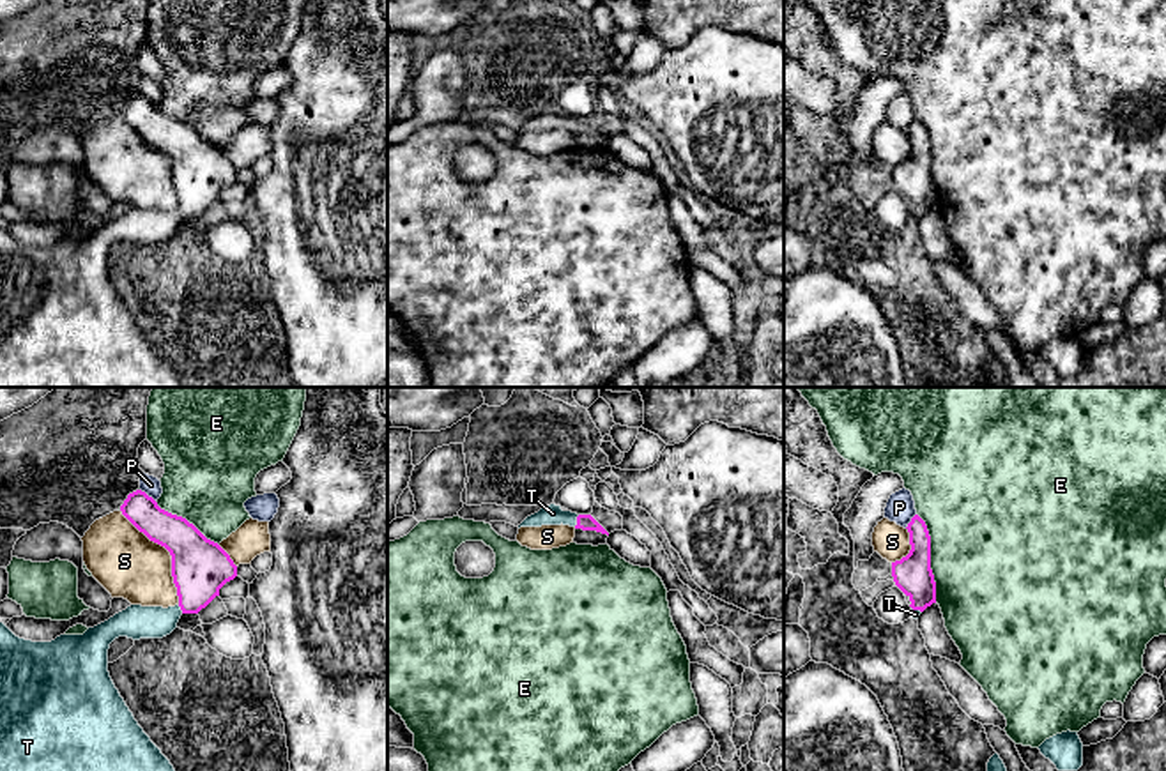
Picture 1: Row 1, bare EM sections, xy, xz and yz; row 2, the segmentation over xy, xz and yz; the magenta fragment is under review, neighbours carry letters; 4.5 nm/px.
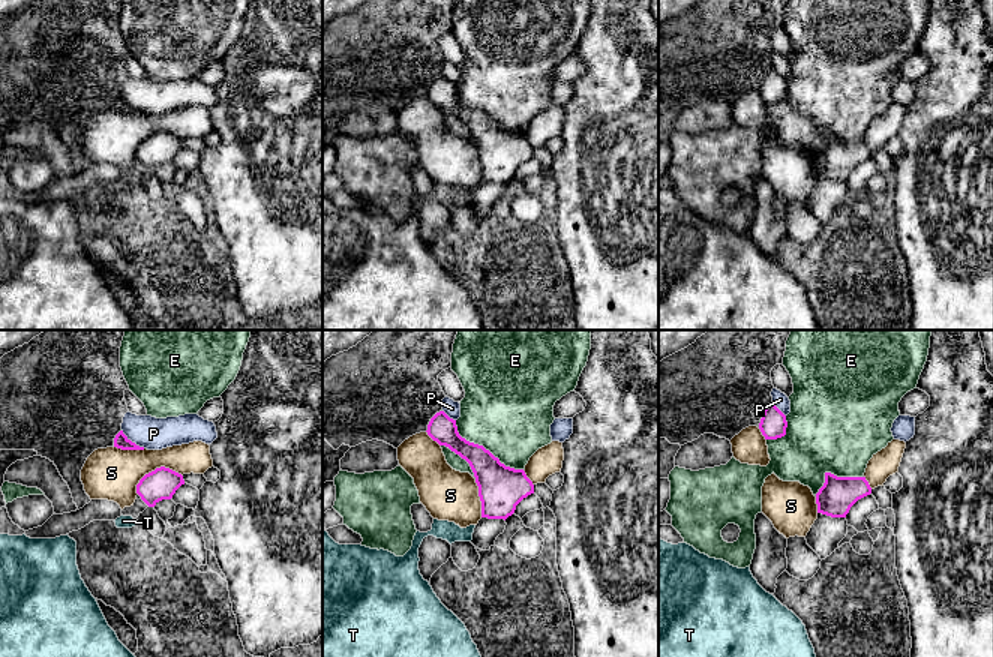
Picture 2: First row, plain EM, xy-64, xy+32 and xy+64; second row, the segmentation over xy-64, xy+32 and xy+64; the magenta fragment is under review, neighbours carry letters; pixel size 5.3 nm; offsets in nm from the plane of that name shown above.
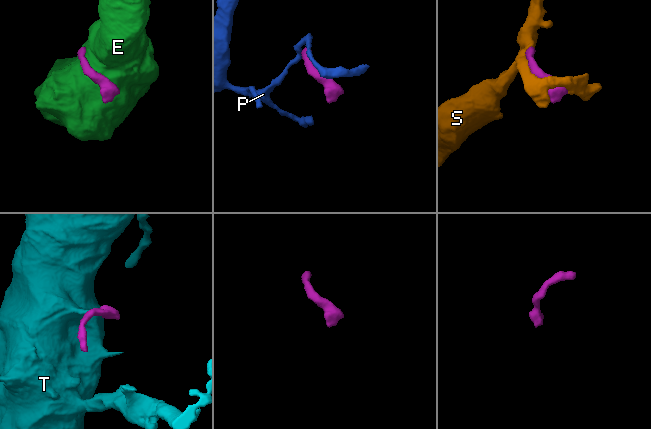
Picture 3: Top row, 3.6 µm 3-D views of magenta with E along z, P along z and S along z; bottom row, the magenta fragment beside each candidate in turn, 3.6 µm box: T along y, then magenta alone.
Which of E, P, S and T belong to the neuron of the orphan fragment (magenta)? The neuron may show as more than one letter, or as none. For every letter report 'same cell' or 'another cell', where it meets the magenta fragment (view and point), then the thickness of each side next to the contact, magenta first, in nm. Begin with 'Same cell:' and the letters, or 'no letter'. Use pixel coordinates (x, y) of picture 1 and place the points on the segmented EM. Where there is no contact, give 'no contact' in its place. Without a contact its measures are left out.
Same cell: T
E: another cell; contact yz (929, 557); calibres 170 and 500 nm
P: another cell; contact xy (145, 494); calibres 160 and 90 nm
S: another cell; contact xy (170, 554); calibres 260 and 300 nm
T: same cell; contact xz (577, 520); calibres 80 and 100 nm

